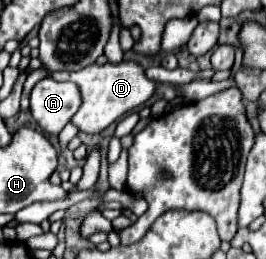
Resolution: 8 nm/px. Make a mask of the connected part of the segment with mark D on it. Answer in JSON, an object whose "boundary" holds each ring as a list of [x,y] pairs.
{"boundary":[[[123,61],[119,65],[91,65],[81,71],[71,71],[71,73],[61,73],[67,75],[65,81],[79,83],[81,91],[81,107],[71,119],[71,123],[83,131],[83,133],[99,133],[105,127],[109,127],[113,121],[123,117],[127,111],[143,105],[155,91],[155,83],[149,81],[143,73],[143,67],[139,67],[133,61]]]}

